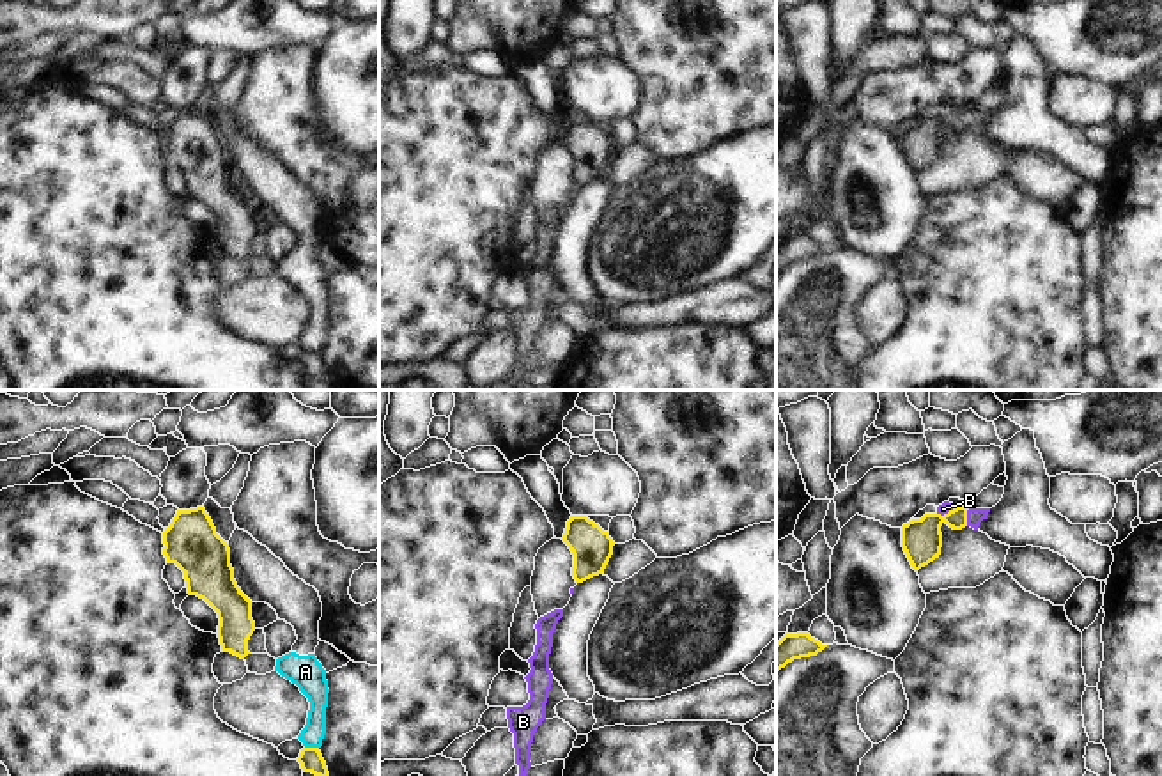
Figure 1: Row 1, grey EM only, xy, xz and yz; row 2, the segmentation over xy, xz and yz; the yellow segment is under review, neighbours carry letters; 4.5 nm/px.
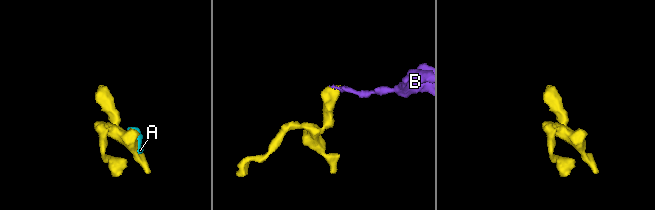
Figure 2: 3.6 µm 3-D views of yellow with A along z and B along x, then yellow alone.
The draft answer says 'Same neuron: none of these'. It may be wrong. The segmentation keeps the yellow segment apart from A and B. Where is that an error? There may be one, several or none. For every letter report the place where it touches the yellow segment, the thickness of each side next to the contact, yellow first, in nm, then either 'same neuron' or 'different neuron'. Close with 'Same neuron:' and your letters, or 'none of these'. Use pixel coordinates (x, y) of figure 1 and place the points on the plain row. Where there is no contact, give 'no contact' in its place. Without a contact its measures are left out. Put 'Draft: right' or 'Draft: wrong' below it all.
A: xy (312, 351) | 110/100 nm | different neuron
B: yz (966, 121) | 190/80 nm | same neuron
Same neuron: B
Draft: wrong

